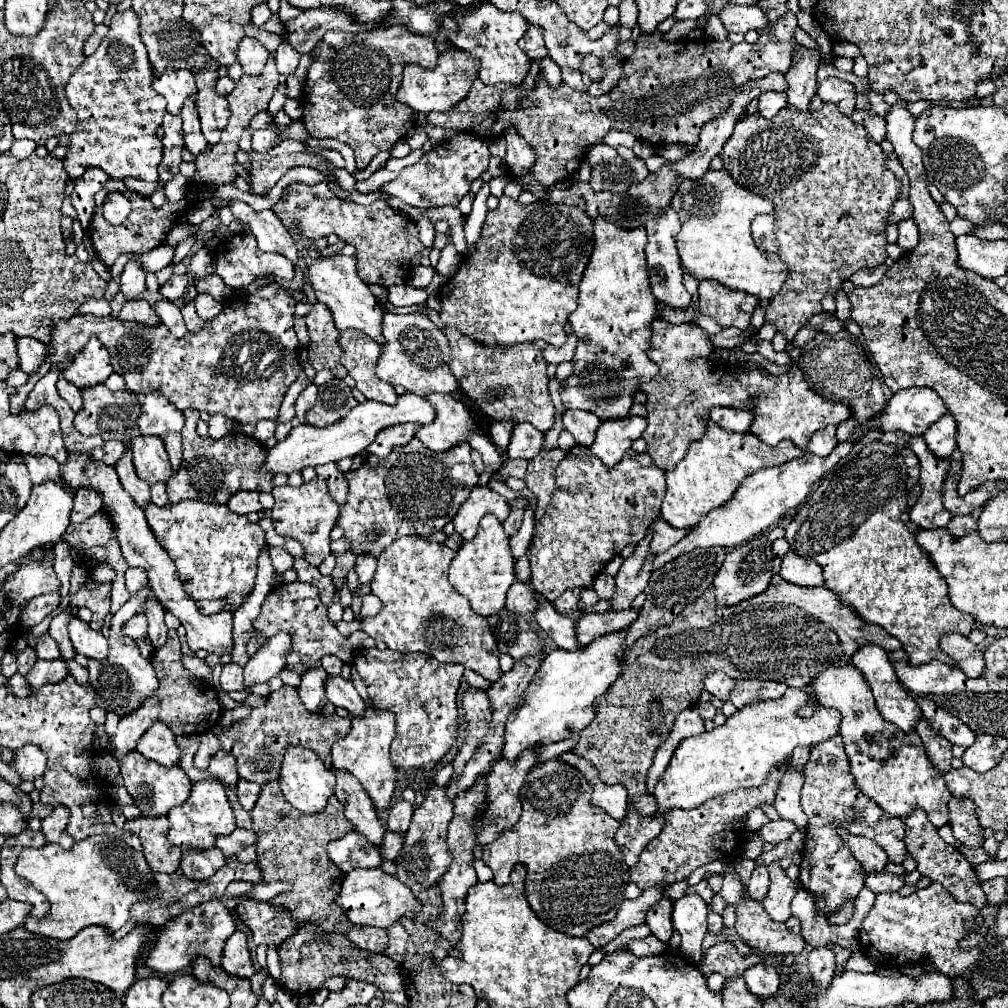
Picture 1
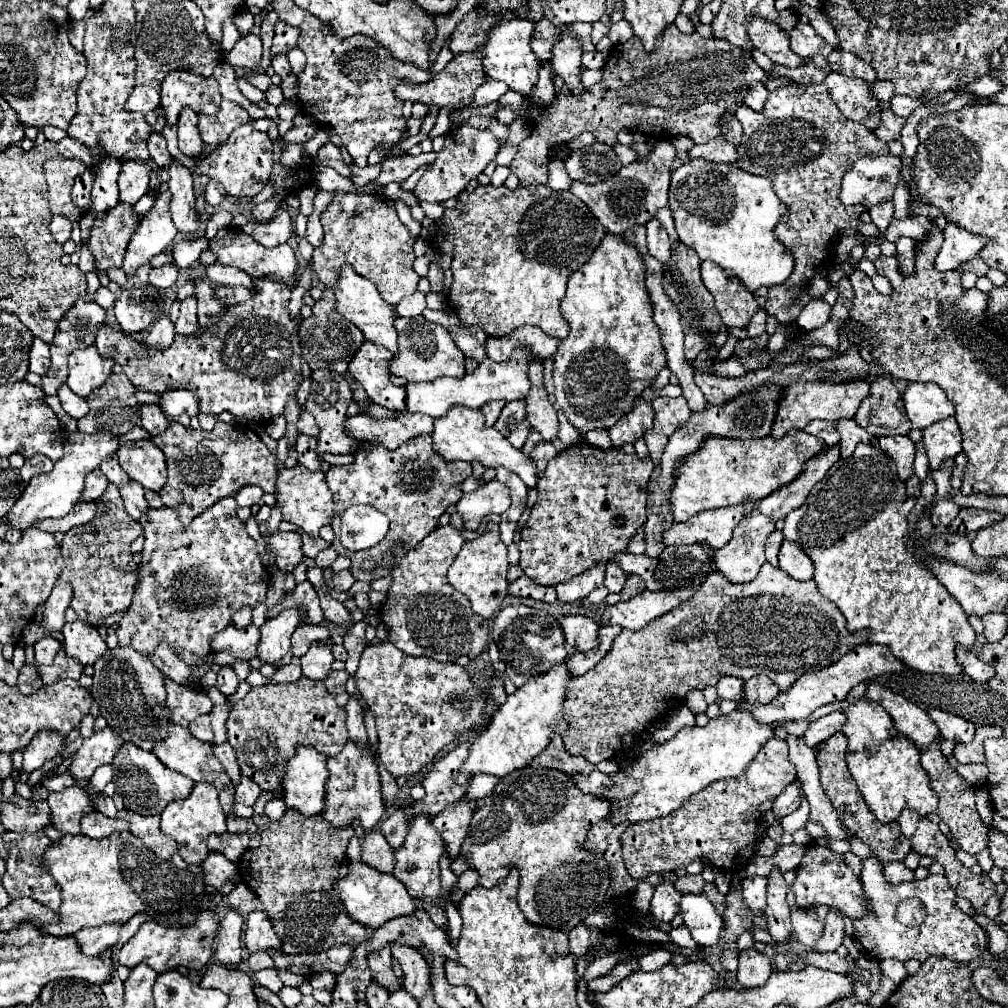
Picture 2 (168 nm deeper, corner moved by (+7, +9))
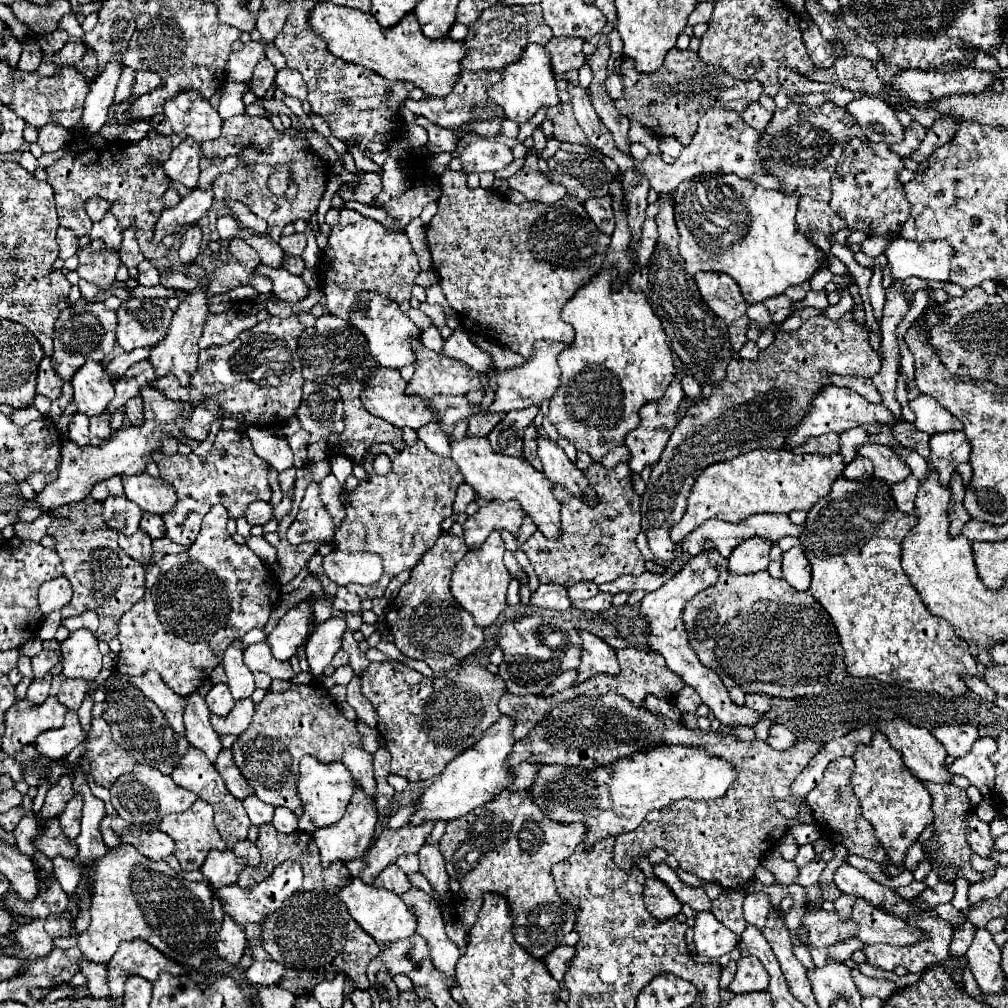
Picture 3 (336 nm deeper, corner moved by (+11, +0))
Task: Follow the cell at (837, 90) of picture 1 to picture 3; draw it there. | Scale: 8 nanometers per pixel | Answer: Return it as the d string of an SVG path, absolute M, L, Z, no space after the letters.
M861 96L847 104L845 110L855 118L871 142L893 144L903 140L903 126L895 118L895 110L885 100Z

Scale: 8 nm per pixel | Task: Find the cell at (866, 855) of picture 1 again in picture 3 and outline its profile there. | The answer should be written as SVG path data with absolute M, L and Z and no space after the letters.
M773 724L771 726L771 736L767 738L767 744L773 746L773 748L779 748L779 750L787 750L791 748L791 744L797 744L797 736L787 730L785 726L779 726L779 724Z

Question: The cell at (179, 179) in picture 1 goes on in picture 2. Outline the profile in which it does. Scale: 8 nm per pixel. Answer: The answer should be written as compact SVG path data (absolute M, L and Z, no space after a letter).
M169 191L161 193L155 205L141 217L139 227L135 229L129 241L125 261L121 267L129 277L135 275L139 265L147 263L151 257L171 247L177 231L169 213L169 201L171 201L171 193Z

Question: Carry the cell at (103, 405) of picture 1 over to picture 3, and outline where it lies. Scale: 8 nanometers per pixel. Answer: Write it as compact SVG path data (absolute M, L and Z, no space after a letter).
M103 412L99 416L93 416L91 418L91 444L99 444L101 440L105 440L107 436L111 436L115 430L111 428L111 414L109 412Z

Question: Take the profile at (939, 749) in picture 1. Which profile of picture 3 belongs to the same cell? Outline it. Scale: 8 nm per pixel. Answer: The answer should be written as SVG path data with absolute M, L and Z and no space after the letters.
M923 782L925 788L929 790L931 798L933 798L933 826L935 826L935 836L939 838L939 842L935 844L935 848L931 850L931 862L951 862L957 868L957 876L967 878L969 882L979 882L983 880L981 872L975 872L969 864L973 852L967 844L967 822L965 816L971 814L971 804L967 800L967 792L963 788L957 788L953 784L931 784L931 782Z

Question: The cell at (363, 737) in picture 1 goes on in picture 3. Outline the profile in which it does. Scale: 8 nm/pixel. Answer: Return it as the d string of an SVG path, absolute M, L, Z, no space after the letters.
M355 786L355 792L351 796L351 802L349 802L343 818L337 824L317 828L313 834L313 838L319 846L319 852L321 852L321 864L329 866L335 860L353 860L353 858L363 856L367 852L367 848L371 846L371 838L375 834L375 824L377 824L375 798L367 796L363 792L363 788Z

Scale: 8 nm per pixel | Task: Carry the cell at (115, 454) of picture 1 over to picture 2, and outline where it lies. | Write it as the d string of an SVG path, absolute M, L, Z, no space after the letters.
M117 457L115 459L109 459L107 463L101 463L101 467L99 467L103 473L105 473L105 477L113 483L113 485L117 485L117 487L123 487L123 485L127 485L127 483L131 483L131 479L127 477L127 473L119 467L119 461L117 461Z

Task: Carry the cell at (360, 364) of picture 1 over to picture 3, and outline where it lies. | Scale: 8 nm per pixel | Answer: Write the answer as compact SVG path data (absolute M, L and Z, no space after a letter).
M377 366L375 370L367 372L365 380L363 380L365 388L363 388L363 406L373 414L373 416L379 416L383 418L385 422L397 426L397 428L421 428L423 424L431 422L433 420L433 414L427 410L427 402L415 398L415 396L407 396L405 394L405 380L399 376L399 370L391 370L391 368L383 368L383 366Z

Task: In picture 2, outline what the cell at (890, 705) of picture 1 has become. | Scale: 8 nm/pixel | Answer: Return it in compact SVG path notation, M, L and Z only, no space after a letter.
M869 685L865 699L879 703L891 715L895 729L911 739L919 751L941 739L939 727L931 721L931 717L921 707L907 701L903 695L897 695L881 685Z

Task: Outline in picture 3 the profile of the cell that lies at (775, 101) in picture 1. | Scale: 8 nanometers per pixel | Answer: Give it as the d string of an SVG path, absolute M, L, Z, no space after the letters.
M753 102L747 106L747 110L743 110L743 120L747 120L747 124L751 124L757 132L763 132L767 122L771 120L771 112L767 112L759 102Z

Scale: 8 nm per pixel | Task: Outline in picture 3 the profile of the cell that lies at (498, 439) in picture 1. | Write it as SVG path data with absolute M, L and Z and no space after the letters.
M475 414L469 418L469 428L467 428L467 434L473 434L473 436L487 436L495 424L503 418L503 414Z

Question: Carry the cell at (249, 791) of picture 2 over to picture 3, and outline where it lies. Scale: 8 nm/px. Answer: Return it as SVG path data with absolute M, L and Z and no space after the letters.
M255 794L247 796L247 800L243 800L243 806L245 806L245 812L247 812L247 816L249 816L253 826L261 826L265 822L271 822L271 818L273 818L275 808L265 804L265 802L261 802Z

